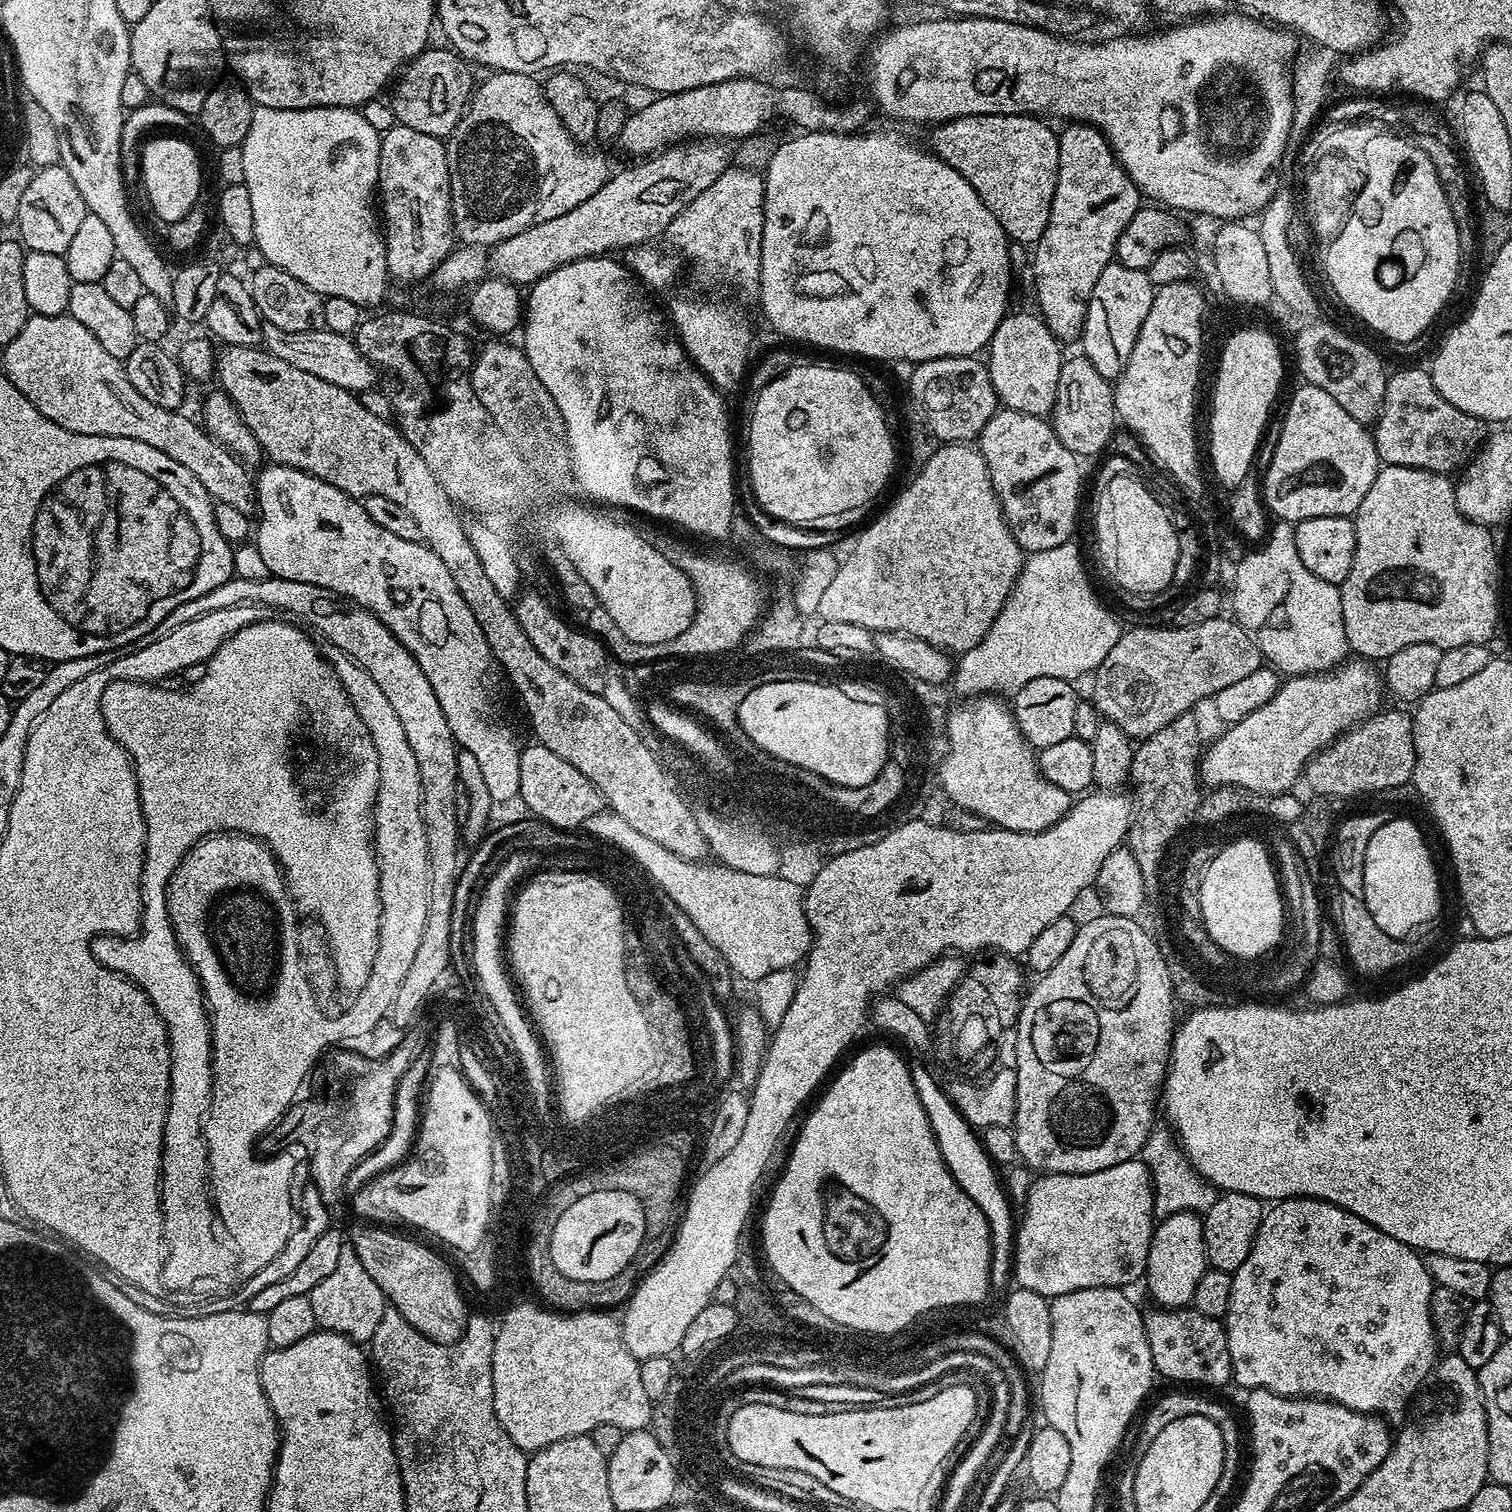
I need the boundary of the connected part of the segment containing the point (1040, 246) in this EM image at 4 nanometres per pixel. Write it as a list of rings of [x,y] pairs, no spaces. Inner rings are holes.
[[[1079,122],[1069,123],[1067,127],[1065,132],[1059,133],[1058,178],[1054,202],[1050,206],[1050,222],[1042,238],[1034,245],[1036,257],[1032,260],[1032,276],[1036,279],[1036,300],[1040,303],[1039,315],[1044,317],[1044,325],[1061,342],[1081,339],[1086,310],[1093,303],[1094,286],[1102,275],[1102,270],[1106,270],[1106,266],[1113,263],[1116,243],[1122,230],[1142,206],[1142,197],[1136,189],[1136,183],[1126,174],[1103,132],[1090,124]]]

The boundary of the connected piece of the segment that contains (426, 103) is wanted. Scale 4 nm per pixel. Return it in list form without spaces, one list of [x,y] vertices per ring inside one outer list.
[[[429,46],[405,64],[398,79],[391,85],[390,93],[395,123],[410,126],[410,130],[418,130],[422,134],[446,138],[468,111],[474,83],[469,61],[451,47],[443,47]]]

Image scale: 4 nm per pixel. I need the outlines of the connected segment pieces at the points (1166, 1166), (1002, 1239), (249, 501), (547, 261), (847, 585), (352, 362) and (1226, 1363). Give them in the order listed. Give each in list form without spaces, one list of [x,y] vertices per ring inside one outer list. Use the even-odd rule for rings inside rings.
[[[1153,1127],[1139,1154],[1139,1159],[1144,1161],[1151,1172],[1155,1215],[1163,1218],[1179,1212],[1203,1214],[1210,1206],[1214,1206],[1218,1190],[1197,1174],[1188,1157],[1184,1155],[1184,1150],[1180,1147],[1175,1135],[1167,1127],[1165,1128]]]
[[[913,1063],[910,1067],[910,1078],[914,1082],[914,1090],[918,1090],[922,1110],[926,1110],[926,1118],[930,1118],[930,1126],[934,1130],[938,1150],[946,1162],[948,1172],[954,1178],[954,1182],[958,1182],[958,1186],[966,1190],[966,1194],[976,1203],[978,1210],[982,1210],[988,1223],[988,1232],[992,1236],[992,1261],[988,1283],[993,1289],[1004,1287],[1007,1289],[1014,1280],[1013,1251],[1018,1224],[1015,1219],[1012,1221],[1014,1208],[998,1175],[997,1165],[988,1156],[977,1129],[968,1124],[966,1118],[955,1108],[950,1098],[943,1092],[941,1081],[937,1077],[932,1077],[931,1070]]]
[[[29,315],[26,326],[22,326],[18,338],[14,338],[14,342],[3,345],[4,352],[4,368],[3,375],[10,378],[10,382],[14,382],[14,386],[18,386],[18,390],[22,390],[22,394],[26,394],[26,398],[30,398],[30,402],[34,402],[34,406],[42,414],[46,414],[46,418],[50,418],[50,422],[58,422],[58,426],[62,426],[62,430],[70,430],[74,434],[94,434],[95,436],[109,436],[110,438],[134,438],[134,442],[146,442],[146,446],[154,446],[154,450],[162,450],[162,454],[174,458],[174,462],[186,466],[186,470],[190,470],[190,474],[194,474],[194,478],[198,478],[198,482],[202,482],[202,486],[206,486],[209,496],[213,501],[222,504],[233,504],[238,510],[242,510],[242,514],[246,514],[250,518],[255,517],[258,512],[256,502],[256,485],[253,477],[248,477],[248,472],[243,463],[237,460],[232,453],[226,451],[213,436],[209,436],[199,423],[196,424],[188,416],[183,416],[180,410],[162,410],[162,406],[154,406],[154,402],[150,402],[146,398],[142,398],[142,394],[138,394],[138,390],[134,390],[134,386],[130,386],[130,378],[126,374],[124,365],[118,358],[106,354],[106,349],[98,343],[98,338],[94,338],[94,334],[90,334],[90,330],[86,330],[86,326],[82,326],[82,322],[78,322],[70,315],[62,316],[38,316]]]
[[[696,138],[637,159],[632,162],[636,164],[622,169],[617,176],[609,175],[602,190],[586,198],[582,206],[574,206],[574,210],[558,218],[530,226],[530,230],[522,230],[522,234],[495,245],[490,252],[491,271],[501,280],[531,286],[563,264],[587,256],[616,254],[619,248],[638,248],[655,241],[655,236],[663,237],[670,222],[730,166],[724,145],[717,139]]]
[[[968,442],[962,444],[941,443],[933,457],[922,465],[915,475],[916,477],[897,494],[896,501],[857,538],[852,553],[839,561],[837,573],[831,579],[830,586],[823,591],[822,600],[818,603],[818,616],[820,620],[826,622],[854,622],[854,626],[866,626],[873,634],[904,632],[908,636],[930,642],[935,648],[942,648],[949,654],[963,654],[974,646],[978,646],[978,642],[982,642],[982,638],[986,638],[990,626],[998,618],[1002,606],[1007,602],[1012,587],[1016,585],[1018,574],[1024,568],[1026,553],[1018,546],[1008,525],[1008,520],[1004,517],[1004,511],[999,498],[996,497],[994,486],[990,482],[988,467],[982,458],[979,447]]]
[[[264,324],[262,344],[274,358],[282,358],[282,362],[290,362],[290,366],[295,366],[297,370],[306,370],[306,374],[314,374],[314,378],[322,378],[322,382],[330,382],[330,386],[338,386],[342,390],[357,394],[367,388],[377,387],[378,369],[360,353],[352,336],[334,334],[325,327],[318,330],[287,332],[278,330],[278,326],[273,324]]]
[[[1159,1306],[1153,1307],[1153,1312],[1150,1310],[1144,1312],[1144,1329],[1146,1330],[1146,1338],[1150,1342],[1150,1354],[1152,1355],[1152,1366],[1157,1373],[1160,1372],[1168,1380],[1181,1380],[1181,1385],[1192,1386],[1188,1384],[1224,1384],[1232,1380],[1232,1363],[1230,1362],[1230,1346],[1228,1345],[1228,1335],[1224,1332],[1223,1323],[1214,1318],[1206,1318],[1206,1314],[1199,1312],[1197,1308],[1161,1308]]]

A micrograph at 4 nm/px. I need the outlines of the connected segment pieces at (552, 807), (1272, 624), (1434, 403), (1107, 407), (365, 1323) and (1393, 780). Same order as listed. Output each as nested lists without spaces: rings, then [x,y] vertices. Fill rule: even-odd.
[[[532,742],[525,747],[520,754],[520,779],[519,799],[529,813],[540,812],[540,819],[548,816],[548,824],[565,830],[579,829],[594,814],[602,811],[602,797],[595,785],[586,778],[582,771],[576,770],[565,759],[560,758],[546,746]]]
[[[1273,523],[1263,543],[1253,548],[1256,549],[1246,553],[1236,568],[1236,589],[1232,592],[1232,600],[1230,596],[1230,608],[1232,604],[1236,611],[1236,623],[1252,633],[1261,657],[1285,677],[1311,676],[1339,668],[1350,656],[1339,587],[1322,582],[1322,578],[1310,574],[1310,570],[1302,566],[1298,546],[1294,546],[1294,527],[1291,523]]]
[[[1404,368],[1401,372],[1392,372],[1384,394],[1384,404],[1374,421],[1374,439],[1376,453],[1381,465],[1410,466],[1425,468],[1431,472],[1452,474],[1452,471],[1463,469],[1479,451],[1486,439],[1485,421],[1474,418],[1446,402],[1432,381],[1431,371],[1420,368]]]
[[[1077,354],[1063,361],[1060,377],[1056,383],[1056,401],[1050,413],[1050,423],[1058,434],[1062,446],[1078,458],[1096,456],[1112,443],[1112,436],[1118,430],[1116,414],[1116,393],[1113,385],[1088,361],[1087,356]]]
[[[348,1242],[342,1246],[342,1254],[338,1258],[336,1268],[323,1282],[318,1282],[314,1290],[308,1292],[308,1297],[317,1325],[323,1331],[348,1336],[361,1346],[371,1341],[374,1330],[378,1330],[378,1322],[382,1322],[382,1314],[386,1307],[382,1290],[378,1290],[374,1278],[366,1274],[355,1247]]]
[[[1381,711],[1361,720],[1341,734],[1308,762],[1306,780],[1320,798],[1360,796],[1363,792],[1380,792],[1383,788],[1407,785],[1414,774],[1414,730],[1412,716],[1404,712]]]

